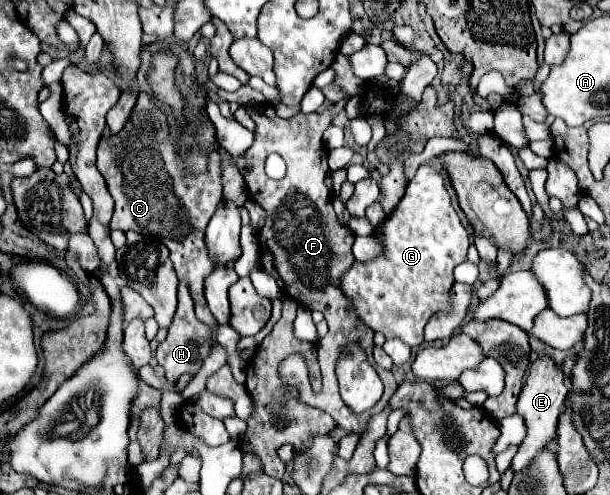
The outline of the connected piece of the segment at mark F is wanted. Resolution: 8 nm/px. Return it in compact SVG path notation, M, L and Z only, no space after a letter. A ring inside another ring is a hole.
M341 101L337 105L331 105L323 113L301 113L290 119L283 119L275 115L273 105L253 105L247 107L249 115L255 123L255 143L241 155L231 157L227 151L221 151L221 157L229 157L237 169L243 173L243 179L247 183L249 197L259 203L265 213L265 225L257 231L259 247L261 247L261 267L267 271L267 265L271 267L277 285L281 291L295 299L299 305L305 305L307 309L317 309L325 315L325 321L329 325L329 333L319 339L319 363L321 363L321 375L323 375L323 389L315 393L309 383L297 383L293 375L283 379L289 385L295 385L301 393L301 401L309 403L311 407L319 407L327 411L331 417L339 417L337 427L345 429L347 435L357 433L359 437L367 431L367 412L362 415L351 413L351 409L343 403L337 387L337 375L335 367L343 351L357 343L367 356L368 362L378 372L384 385L381 399L372 408L372 416L381 412L388 404L389 399L397 389L397 382L391 371L377 366L374 361L373 331L361 323L361 319L355 315L355 309L351 309L351 301L347 301L347 295L339 289L339 279L343 277L343 271L351 267L353 253L351 245L355 235L343 227L337 221L333 203L331 203L331 191L325 185L325 179L329 175L327 165L327 149L323 147L323 131L331 125L333 117L345 107L347 101ZM269 153L279 153L287 163L287 175L281 181L273 181L265 175L265 159Z

